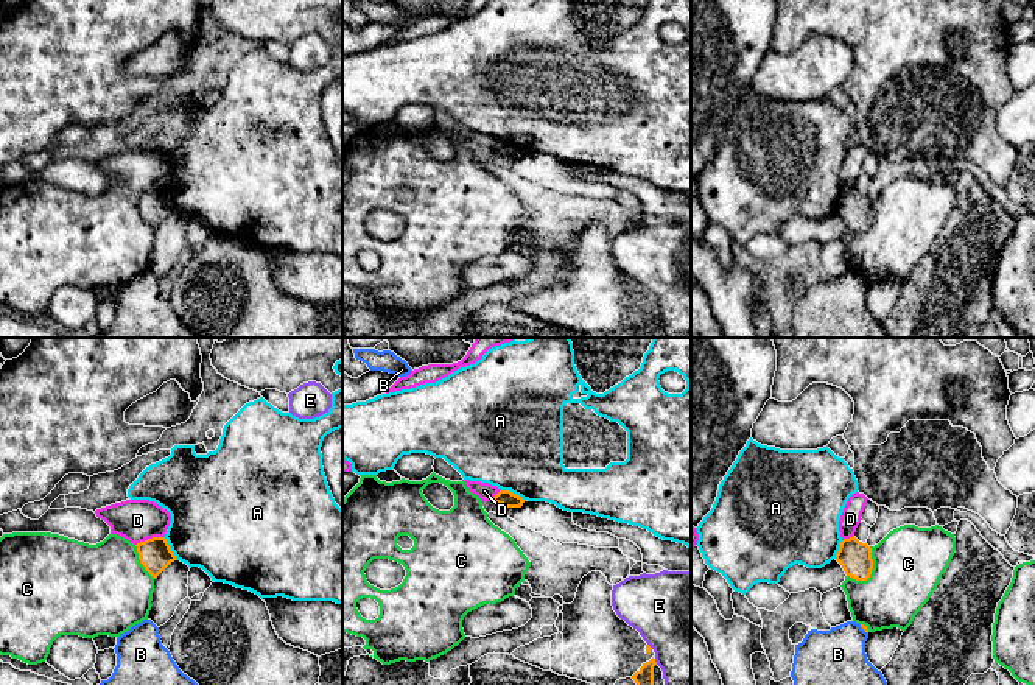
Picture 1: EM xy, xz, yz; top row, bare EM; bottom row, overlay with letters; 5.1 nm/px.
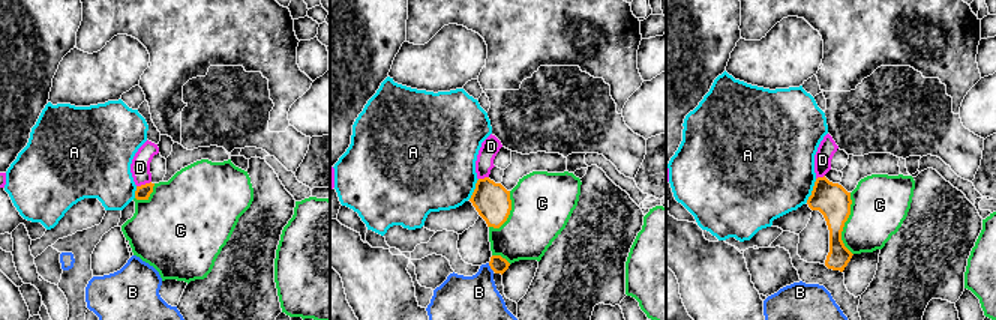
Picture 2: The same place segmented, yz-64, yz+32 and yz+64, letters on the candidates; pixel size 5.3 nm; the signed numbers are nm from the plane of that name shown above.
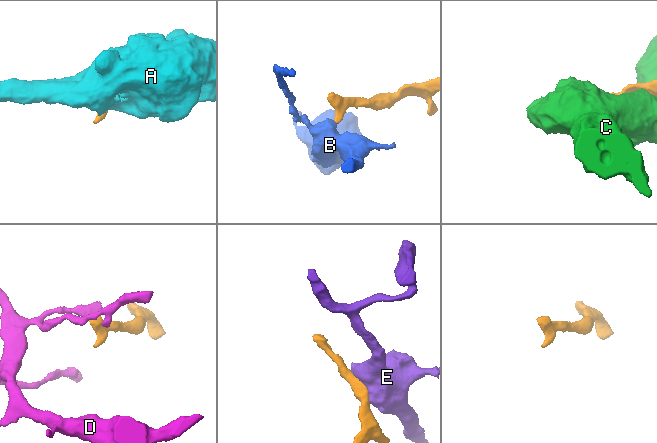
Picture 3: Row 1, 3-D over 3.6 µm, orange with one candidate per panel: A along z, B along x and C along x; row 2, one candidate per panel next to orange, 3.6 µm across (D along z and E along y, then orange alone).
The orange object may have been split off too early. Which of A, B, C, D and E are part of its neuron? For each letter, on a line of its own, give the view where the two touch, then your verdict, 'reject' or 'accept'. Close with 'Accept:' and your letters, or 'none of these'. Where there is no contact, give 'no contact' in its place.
A: xz | reject
B: yz | reject
C: yz | reject
D: xy | reject
E: xz | reject
Accept: none of these

